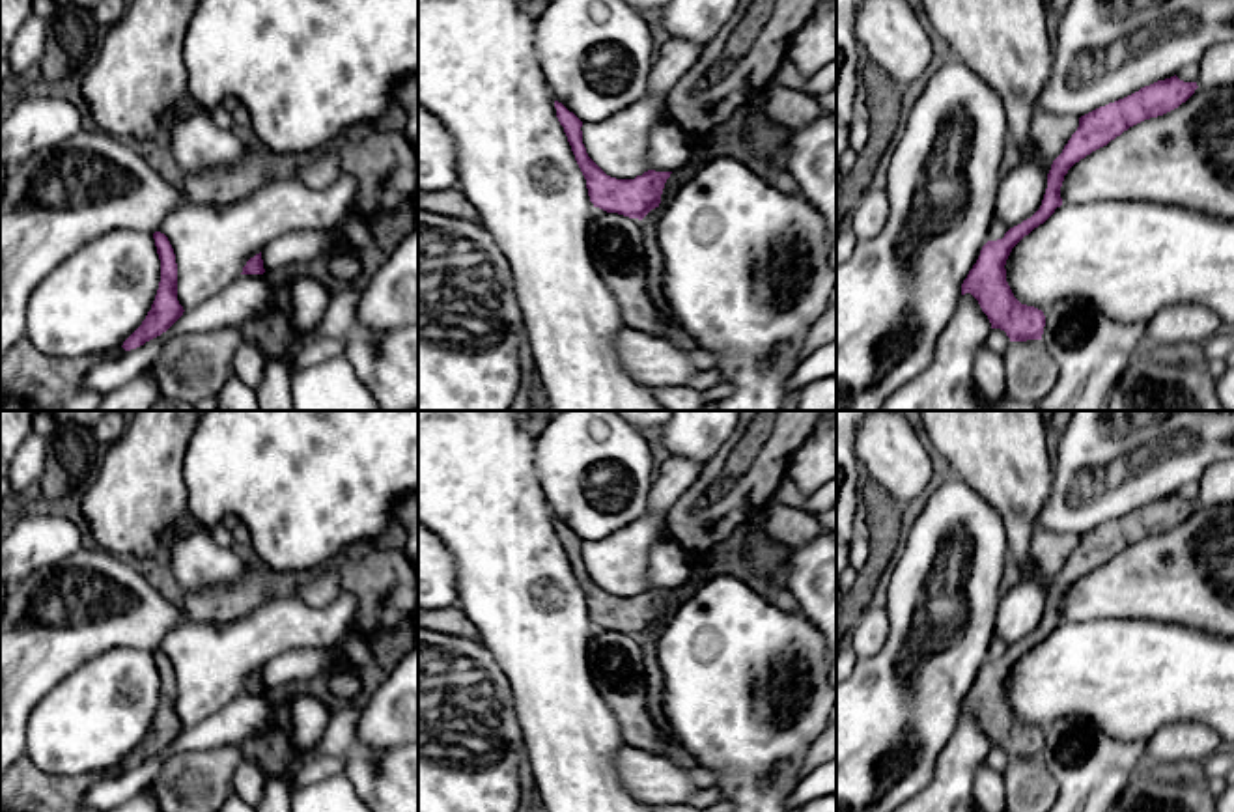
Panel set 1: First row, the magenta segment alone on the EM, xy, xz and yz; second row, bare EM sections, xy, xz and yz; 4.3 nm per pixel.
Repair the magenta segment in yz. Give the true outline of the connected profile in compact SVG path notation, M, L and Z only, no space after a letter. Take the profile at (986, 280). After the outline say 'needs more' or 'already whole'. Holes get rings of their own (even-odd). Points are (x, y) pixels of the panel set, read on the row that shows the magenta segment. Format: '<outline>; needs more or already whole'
M1174 75L1081 116L1077 131L1051 164L1040 209L1003 239L988 241L961 284L961 295L971 293L978 301L991 329L1004 330L1010 342L1040 340L1057 360L1057 385L1036 401L1038 411L1101 411L1107 392L1146 336L1146 325L1118 323L1077 299L1059 301L1045 312L1021 304L1006 282L1006 259L1025 235L1062 205L1060 187L1075 162L1129 127L1178 108L1197 88L1197 82Z; needs more

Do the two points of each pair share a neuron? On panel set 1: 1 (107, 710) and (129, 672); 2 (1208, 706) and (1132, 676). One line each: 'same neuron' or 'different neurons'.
1: same neuron
2: same neuron

